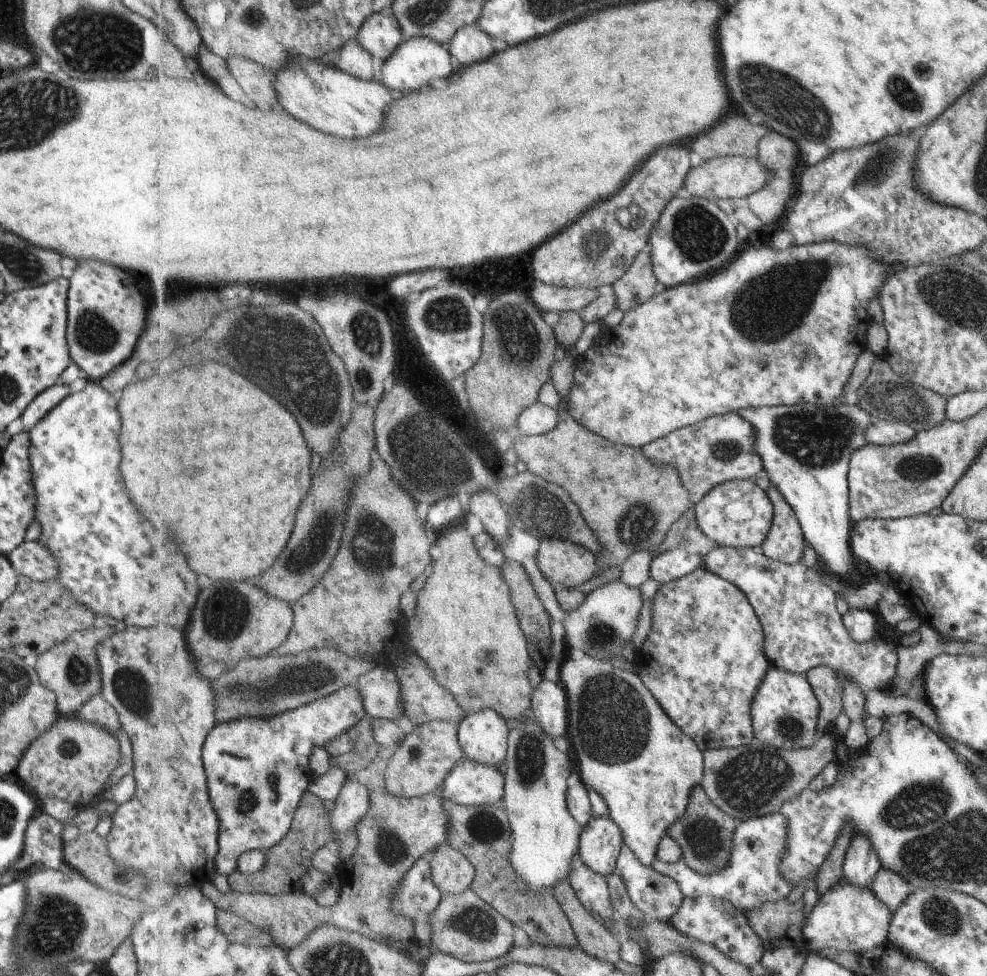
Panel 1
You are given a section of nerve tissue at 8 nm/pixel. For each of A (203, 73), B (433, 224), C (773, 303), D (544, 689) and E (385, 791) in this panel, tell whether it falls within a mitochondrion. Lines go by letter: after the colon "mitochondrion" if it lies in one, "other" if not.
A: other
B: other
C: mitochondrion
D: other
E: other

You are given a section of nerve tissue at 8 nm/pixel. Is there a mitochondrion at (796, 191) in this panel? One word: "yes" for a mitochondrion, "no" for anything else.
no

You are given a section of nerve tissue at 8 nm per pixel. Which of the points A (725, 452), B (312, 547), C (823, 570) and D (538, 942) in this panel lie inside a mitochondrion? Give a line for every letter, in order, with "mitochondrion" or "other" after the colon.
A: mitochondrion
B: mitochondrion
C: other
D: other

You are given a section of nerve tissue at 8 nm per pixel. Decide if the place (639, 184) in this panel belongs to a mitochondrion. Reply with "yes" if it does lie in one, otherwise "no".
no

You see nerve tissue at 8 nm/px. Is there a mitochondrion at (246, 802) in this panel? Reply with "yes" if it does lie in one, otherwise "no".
yes

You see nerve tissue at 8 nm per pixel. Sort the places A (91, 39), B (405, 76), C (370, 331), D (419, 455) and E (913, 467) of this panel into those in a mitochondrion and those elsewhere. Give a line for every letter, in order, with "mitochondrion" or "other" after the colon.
A: mitochondrion
B: other
C: mitochondrion
D: mitochondrion
E: mitochondrion

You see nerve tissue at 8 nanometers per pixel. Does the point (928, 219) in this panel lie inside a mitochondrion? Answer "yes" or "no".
no

